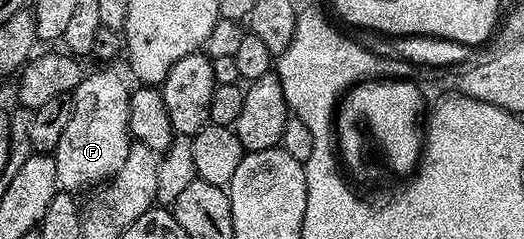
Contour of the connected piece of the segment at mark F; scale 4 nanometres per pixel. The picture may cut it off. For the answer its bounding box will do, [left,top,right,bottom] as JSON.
[52,72,132,194]

